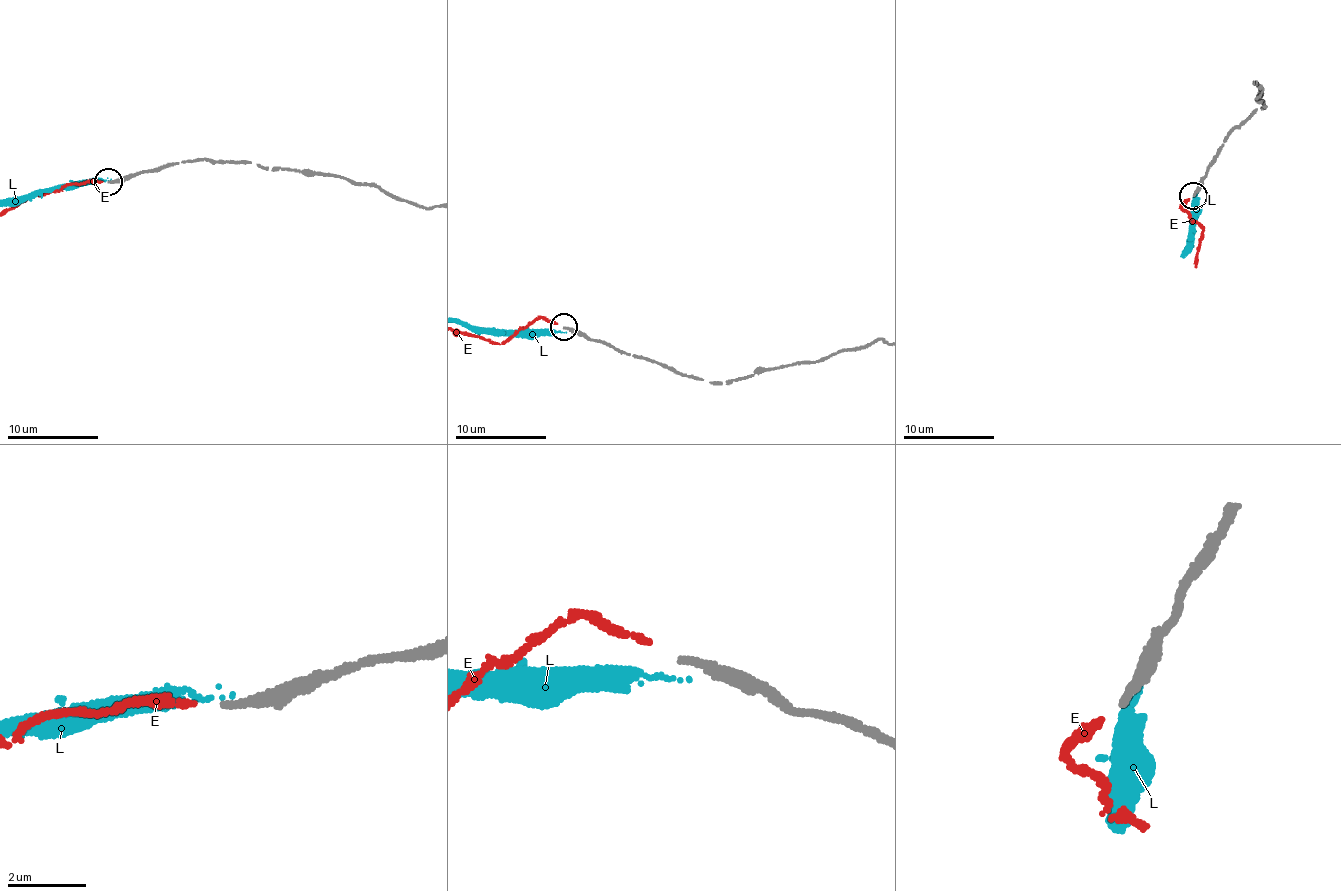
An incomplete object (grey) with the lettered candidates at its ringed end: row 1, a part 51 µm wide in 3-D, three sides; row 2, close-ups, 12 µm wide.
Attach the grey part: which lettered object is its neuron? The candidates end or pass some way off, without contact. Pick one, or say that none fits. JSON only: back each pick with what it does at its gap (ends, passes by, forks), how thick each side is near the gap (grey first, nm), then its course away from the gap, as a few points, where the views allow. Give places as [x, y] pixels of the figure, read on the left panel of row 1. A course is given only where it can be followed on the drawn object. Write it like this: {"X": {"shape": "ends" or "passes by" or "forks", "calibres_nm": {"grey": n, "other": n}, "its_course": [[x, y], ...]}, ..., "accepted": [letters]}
{"E": {"shape": "ends", "calibres_nm": {"grey": 180, "other": 170}}, "accepted": ["E"]}

